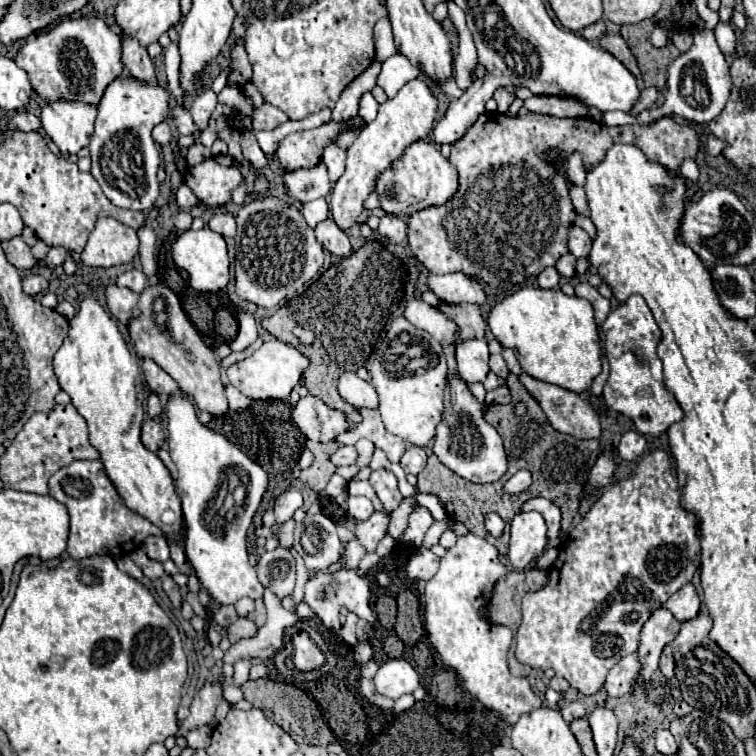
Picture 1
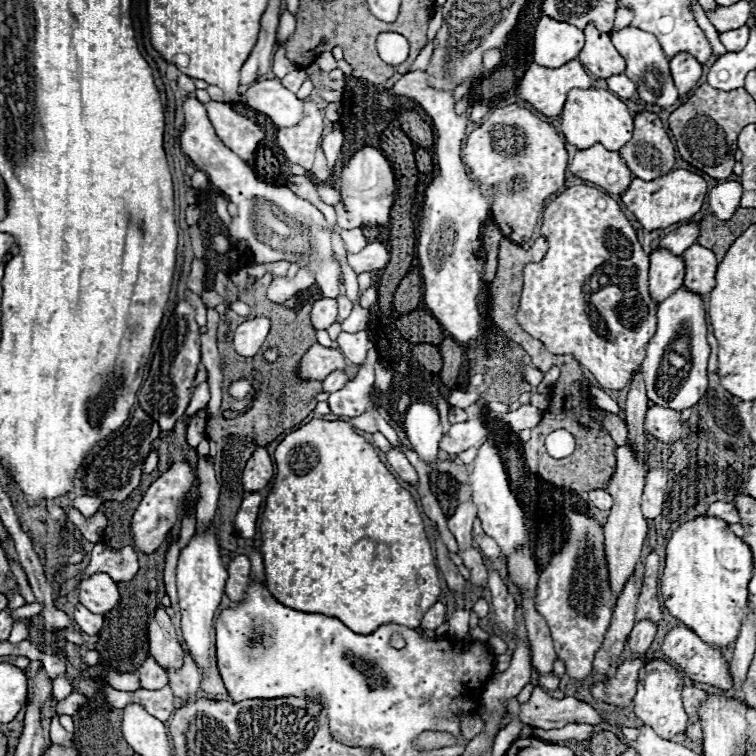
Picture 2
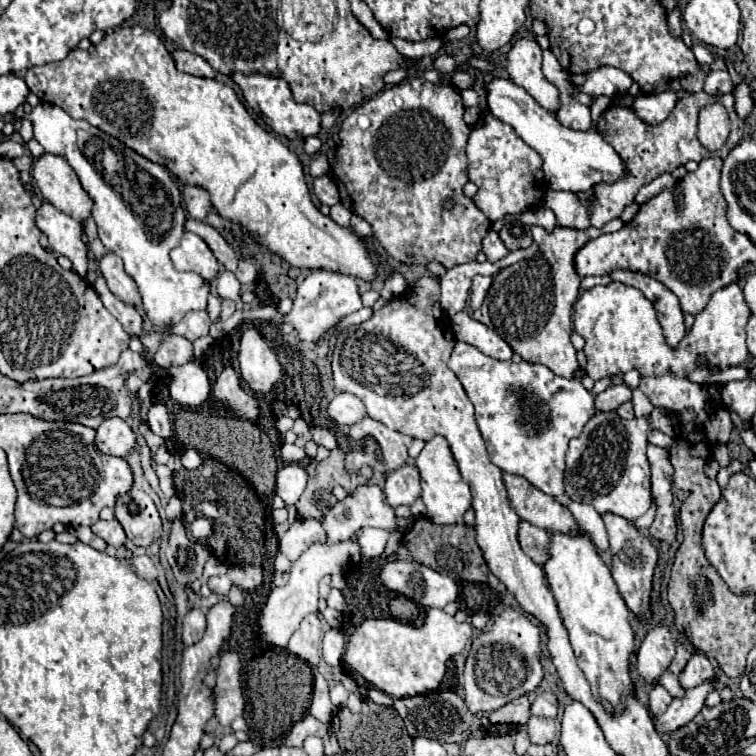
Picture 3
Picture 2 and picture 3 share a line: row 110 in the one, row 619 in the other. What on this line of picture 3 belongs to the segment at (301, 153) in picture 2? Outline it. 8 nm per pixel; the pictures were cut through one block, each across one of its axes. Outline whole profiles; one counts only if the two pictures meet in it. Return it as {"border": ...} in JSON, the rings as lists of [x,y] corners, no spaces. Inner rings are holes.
{"border":[[[310,614],[302,620],[300,628],[292,634],[288,642],[288,650],[304,658],[312,668],[316,668],[322,658],[322,636],[324,636],[324,628],[318,614]]]}

